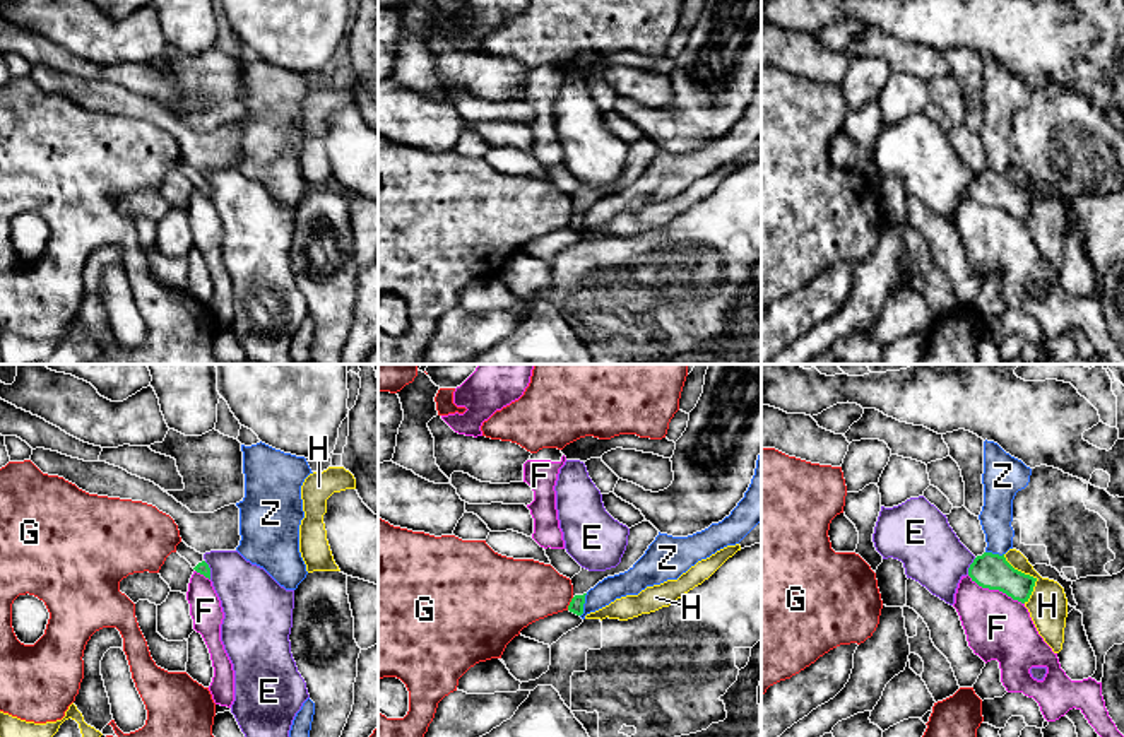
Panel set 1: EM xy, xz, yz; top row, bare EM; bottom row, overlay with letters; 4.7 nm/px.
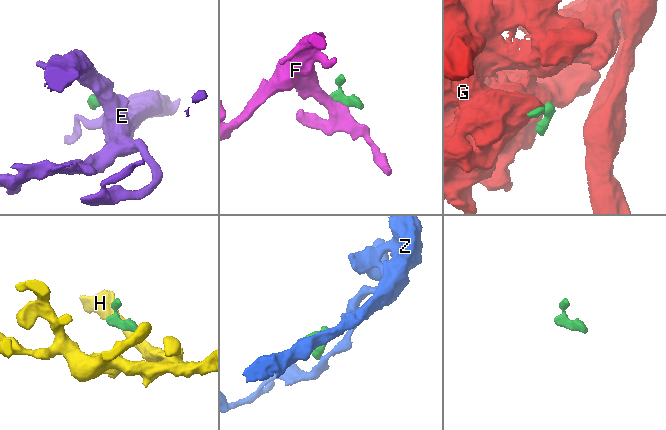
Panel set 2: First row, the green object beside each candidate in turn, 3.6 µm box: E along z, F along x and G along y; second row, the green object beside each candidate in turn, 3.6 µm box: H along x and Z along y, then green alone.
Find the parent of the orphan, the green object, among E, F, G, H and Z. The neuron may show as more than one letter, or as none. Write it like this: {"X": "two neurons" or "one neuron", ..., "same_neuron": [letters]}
{"E": "two neurons", "F": "two neurons", "G": "two neurons", "H": "two neurons", "Z": "two neurons", "same_neuron": []}

